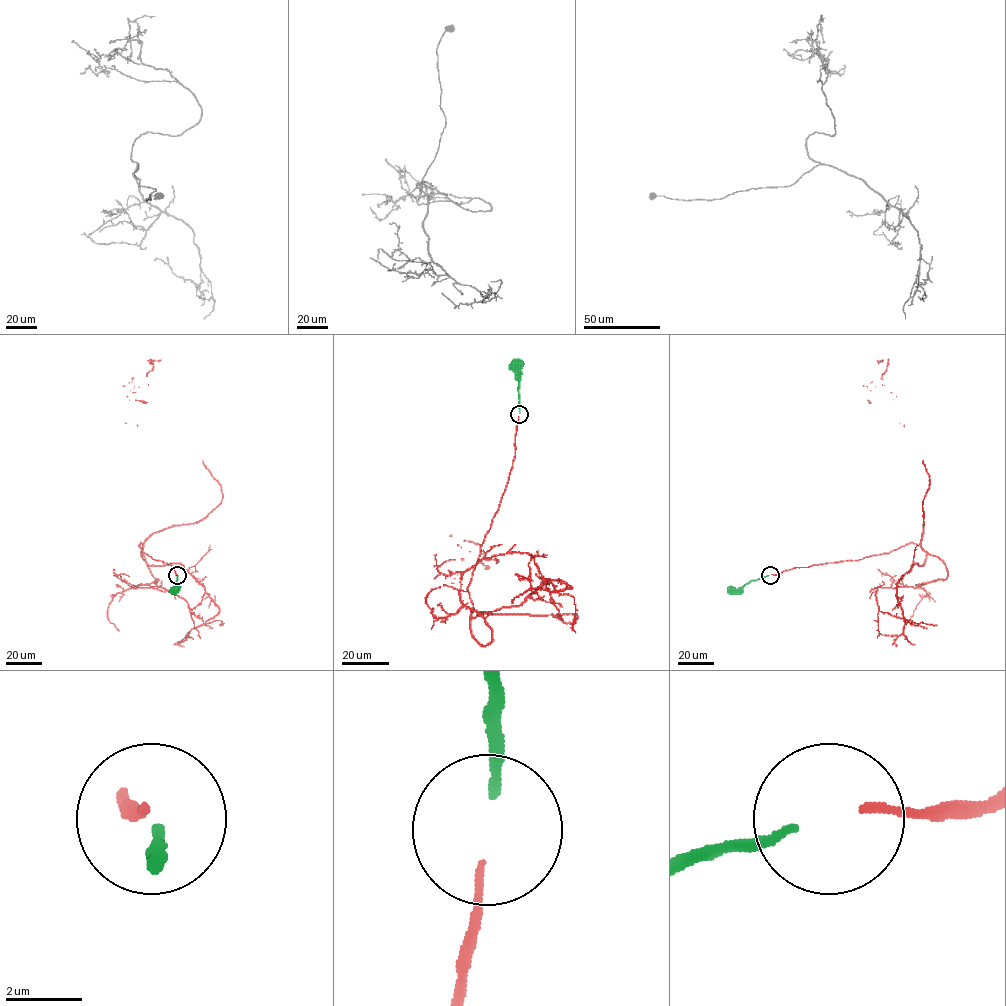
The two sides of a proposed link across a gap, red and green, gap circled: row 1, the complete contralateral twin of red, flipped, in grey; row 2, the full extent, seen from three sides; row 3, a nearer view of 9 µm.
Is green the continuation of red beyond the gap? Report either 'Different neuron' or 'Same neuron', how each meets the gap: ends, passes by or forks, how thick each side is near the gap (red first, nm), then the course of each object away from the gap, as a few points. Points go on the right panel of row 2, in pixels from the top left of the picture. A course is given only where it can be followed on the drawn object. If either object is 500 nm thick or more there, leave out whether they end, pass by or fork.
Different neuron. At the ring red ends. At the ring green ends. Thickness 180 nm (red) against 220 nm. Course of red: (771, 575), (857, 561), (910, 543), (919, 544), (929, 476), (870, 390), (871, 383), (882, 380). Course of green: (768, 575), (731, 590)

